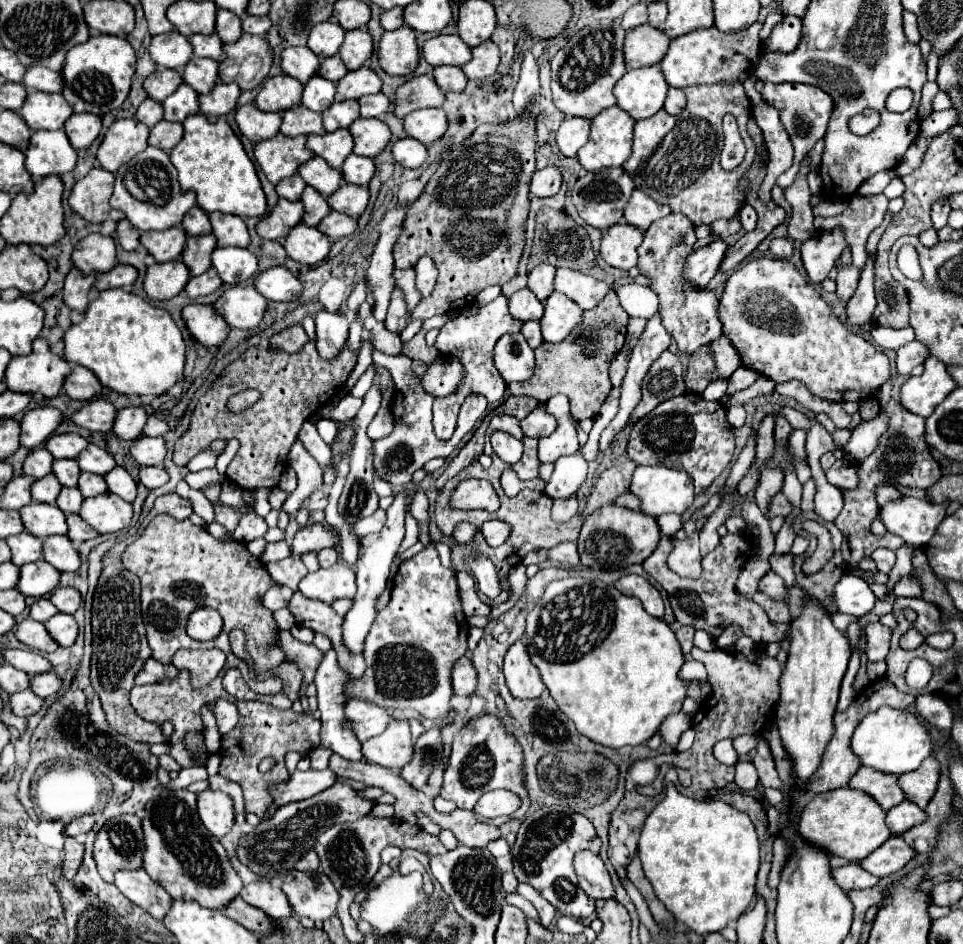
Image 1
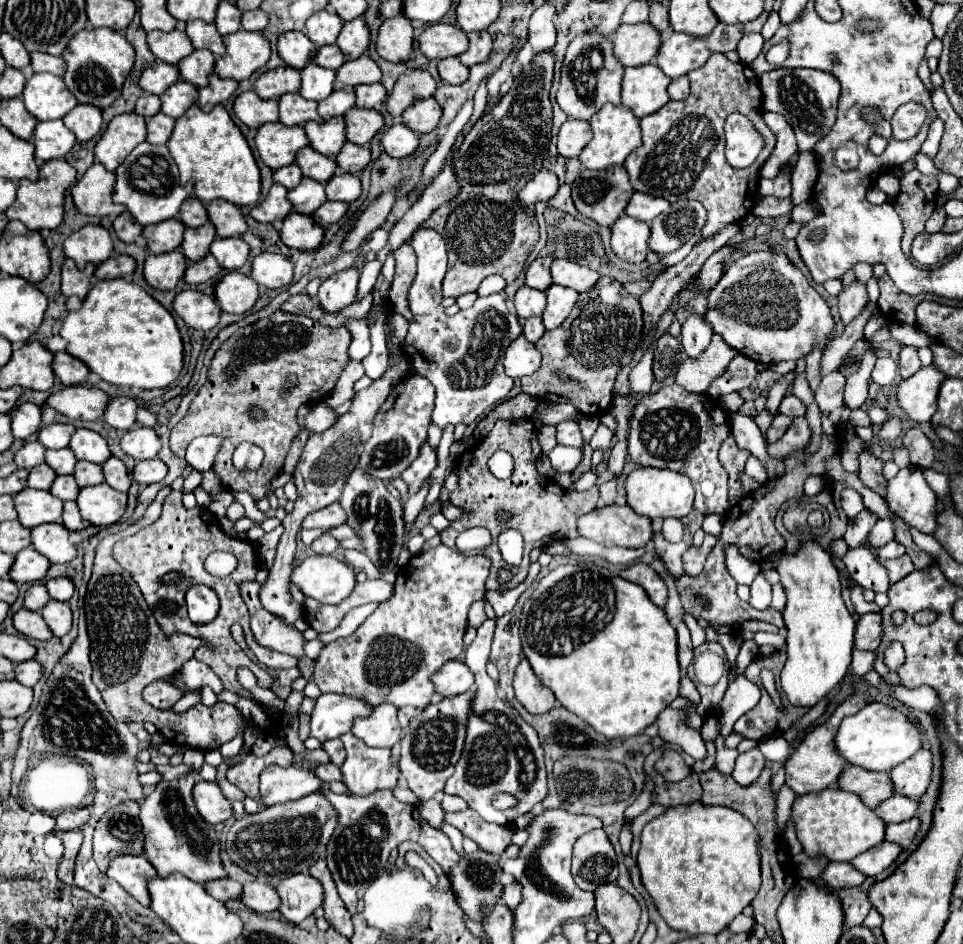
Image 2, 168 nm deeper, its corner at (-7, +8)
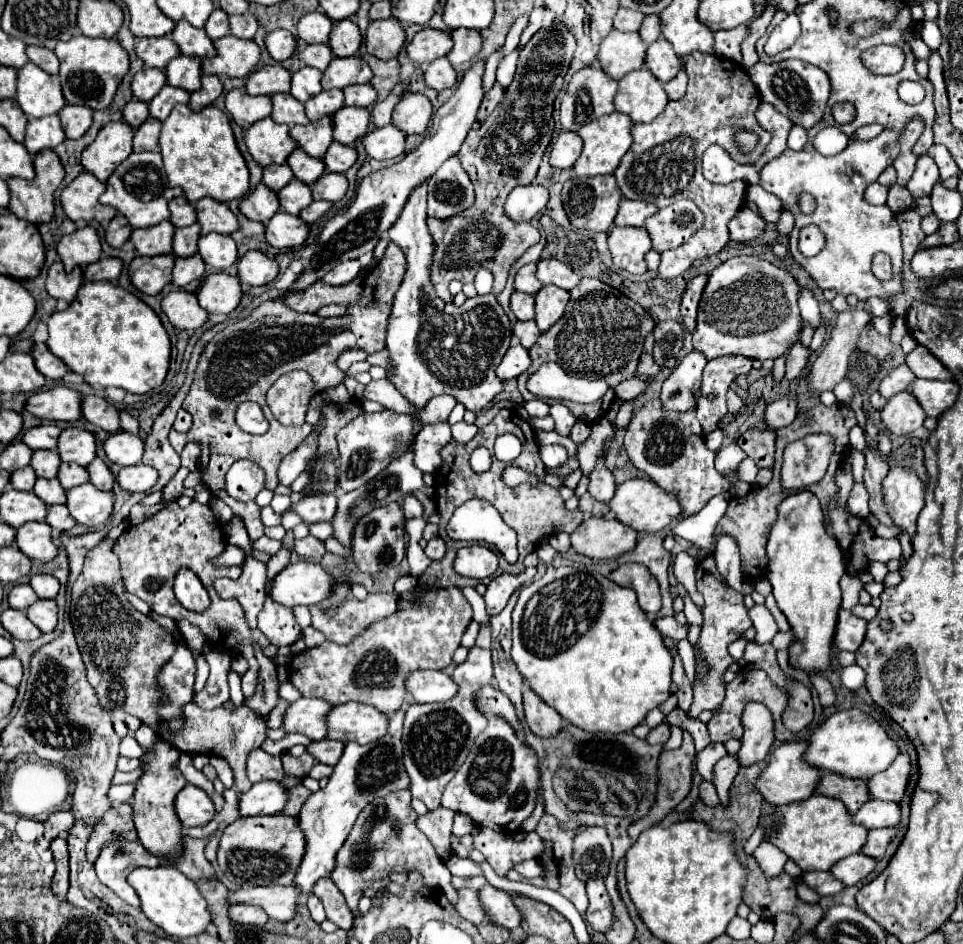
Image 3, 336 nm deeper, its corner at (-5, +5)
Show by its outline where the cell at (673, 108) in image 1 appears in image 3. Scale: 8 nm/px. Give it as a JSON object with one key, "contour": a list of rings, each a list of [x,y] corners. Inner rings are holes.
{"contour":[[[680,71],[672,81],[668,81],[668,83],[664,83],[664,89],[666,89],[666,93],[668,93],[668,97],[670,99],[680,99],[684,93],[686,93],[686,73],[684,71]]]}

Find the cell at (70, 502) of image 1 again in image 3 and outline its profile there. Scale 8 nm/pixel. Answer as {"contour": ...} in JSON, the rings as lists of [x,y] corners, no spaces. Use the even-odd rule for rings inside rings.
{"contour":[[[38,479],[34,493],[46,503],[46,505],[54,505],[54,503],[66,503],[66,491],[62,489],[60,481],[56,479]]]}

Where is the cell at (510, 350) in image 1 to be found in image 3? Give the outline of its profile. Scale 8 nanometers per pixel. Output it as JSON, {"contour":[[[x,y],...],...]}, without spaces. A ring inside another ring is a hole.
{"contour":[[[514,341],[512,347],[510,347],[510,351],[504,355],[502,363],[498,365],[496,375],[498,375],[502,381],[508,381],[508,379],[516,379],[516,377],[518,377],[520,373],[524,373],[528,367],[530,367],[528,349],[524,349],[518,341]]]}

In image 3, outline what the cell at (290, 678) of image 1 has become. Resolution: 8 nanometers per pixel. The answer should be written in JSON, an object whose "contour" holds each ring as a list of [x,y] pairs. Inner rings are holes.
{"contour":[[[254,645],[254,653],[260,665],[260,675],[258,675],[258,689],[252,699],[246,699],[244,705],[252,707],[254,711],[260,711],[262,715],[268,715],[276,703],[278,703],[278,673],[276,673],[276,663],[272,663],[268,657],[262,655],[262,649]]]}

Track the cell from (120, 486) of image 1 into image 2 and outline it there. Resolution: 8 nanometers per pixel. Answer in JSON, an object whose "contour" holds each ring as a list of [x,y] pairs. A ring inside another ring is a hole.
{"contour":[[[110,456],[102,464],[102,472],[104,472],[106,484],[110,484],[118,492],[128,492],[128,488],[130,488],[130,474],[128,474],[128,470],[126,470],[122,460]]]}

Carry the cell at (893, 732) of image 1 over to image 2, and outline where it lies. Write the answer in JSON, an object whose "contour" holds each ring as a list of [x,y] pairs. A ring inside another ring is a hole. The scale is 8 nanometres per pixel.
{"contour":[[[882,702],[866,704],[866,708],[860,708],[854,716],[846,716],[834,736],[834,746],[846,762],[874,772],[888,772],[922,748],[918,728],[910,724],[904,714]]]}

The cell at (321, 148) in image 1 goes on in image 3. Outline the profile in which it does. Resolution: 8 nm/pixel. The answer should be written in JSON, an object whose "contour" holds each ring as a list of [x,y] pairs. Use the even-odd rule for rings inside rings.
{"contour":[[[324,117],[320,121],[308,123],[308,125],[294,125],[290,131],[292,139],[296,139],[300,143],[300,147],[316,157],[322,159],[324,153],[328,151],[328,145],[334,141],[332,137],[332,119]]]}

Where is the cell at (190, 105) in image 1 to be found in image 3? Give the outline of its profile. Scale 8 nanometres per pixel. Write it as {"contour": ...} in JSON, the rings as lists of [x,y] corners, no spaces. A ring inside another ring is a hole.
{"contour":[[[166,85],[152,101],[150,101],[150,115],[158,121],[164,121],[170,111],[178,105],[178,103],[190,103],[190,93],[172,85]]]}

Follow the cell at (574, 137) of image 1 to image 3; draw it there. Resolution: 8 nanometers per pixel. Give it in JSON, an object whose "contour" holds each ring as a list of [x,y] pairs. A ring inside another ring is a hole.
{"contour":[[[562,131],[558,135],[558,141],[552,145],[550,151],[550,165],[558,169],[568,169],[576,163],[582,151],[582,139],[578,133],[572,131]]]}

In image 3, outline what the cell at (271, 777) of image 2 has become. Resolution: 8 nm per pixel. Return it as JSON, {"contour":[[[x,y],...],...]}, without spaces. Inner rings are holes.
{"contour":[[[258,781],[248,793],[240,795],[240,815],[276,815],[280,813],[290,799],[288,789],[280,781]]]}

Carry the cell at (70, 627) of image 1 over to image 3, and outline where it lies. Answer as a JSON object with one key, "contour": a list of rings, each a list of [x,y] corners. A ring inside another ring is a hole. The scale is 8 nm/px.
{"contour":[[[38,599],[26,609],[26,615],[42,633],[52,633],[58,625],[58,607],[54,599]]]}

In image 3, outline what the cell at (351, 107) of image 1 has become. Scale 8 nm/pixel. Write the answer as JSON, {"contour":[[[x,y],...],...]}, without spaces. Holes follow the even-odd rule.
{"contour":[[[342,89],[322,91],[320,95],[312,97],[308,103],[304,103],[306,115],[308,115],[310,121],[318,121],[324,115],[334,115],[342,105],[344,105],[344,93],[342,93]]]}

